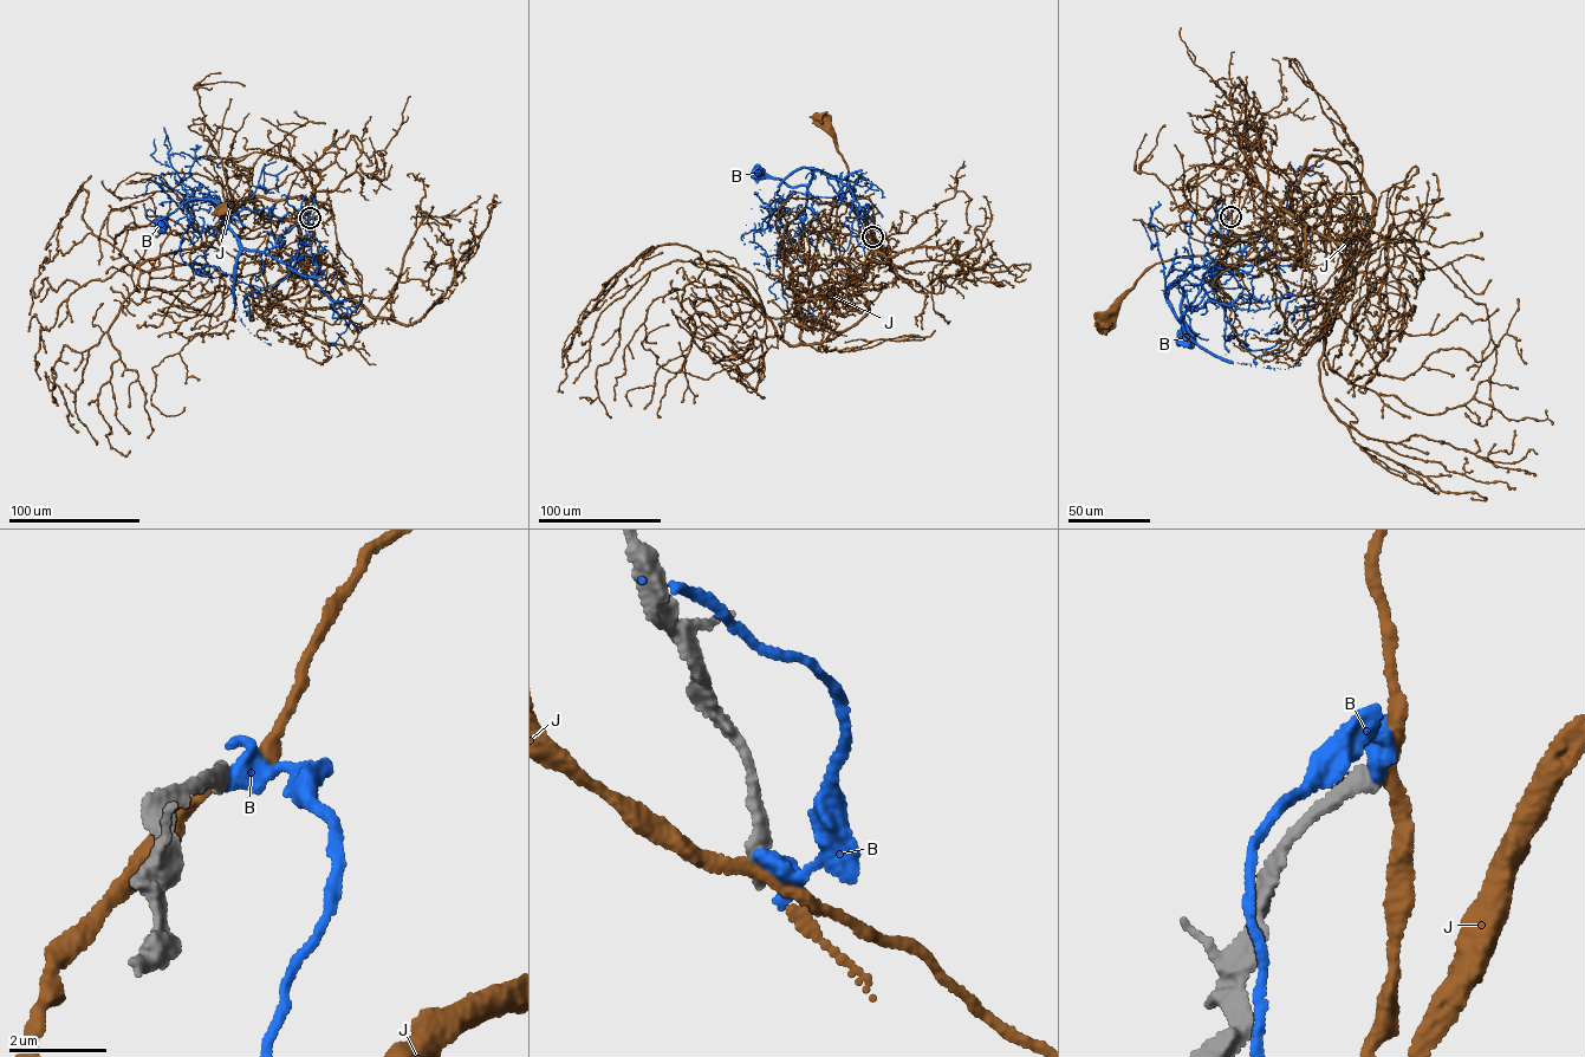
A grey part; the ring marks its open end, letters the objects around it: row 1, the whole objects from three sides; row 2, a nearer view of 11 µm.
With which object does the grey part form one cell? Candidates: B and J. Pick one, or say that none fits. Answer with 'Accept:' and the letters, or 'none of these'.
Accept: B

